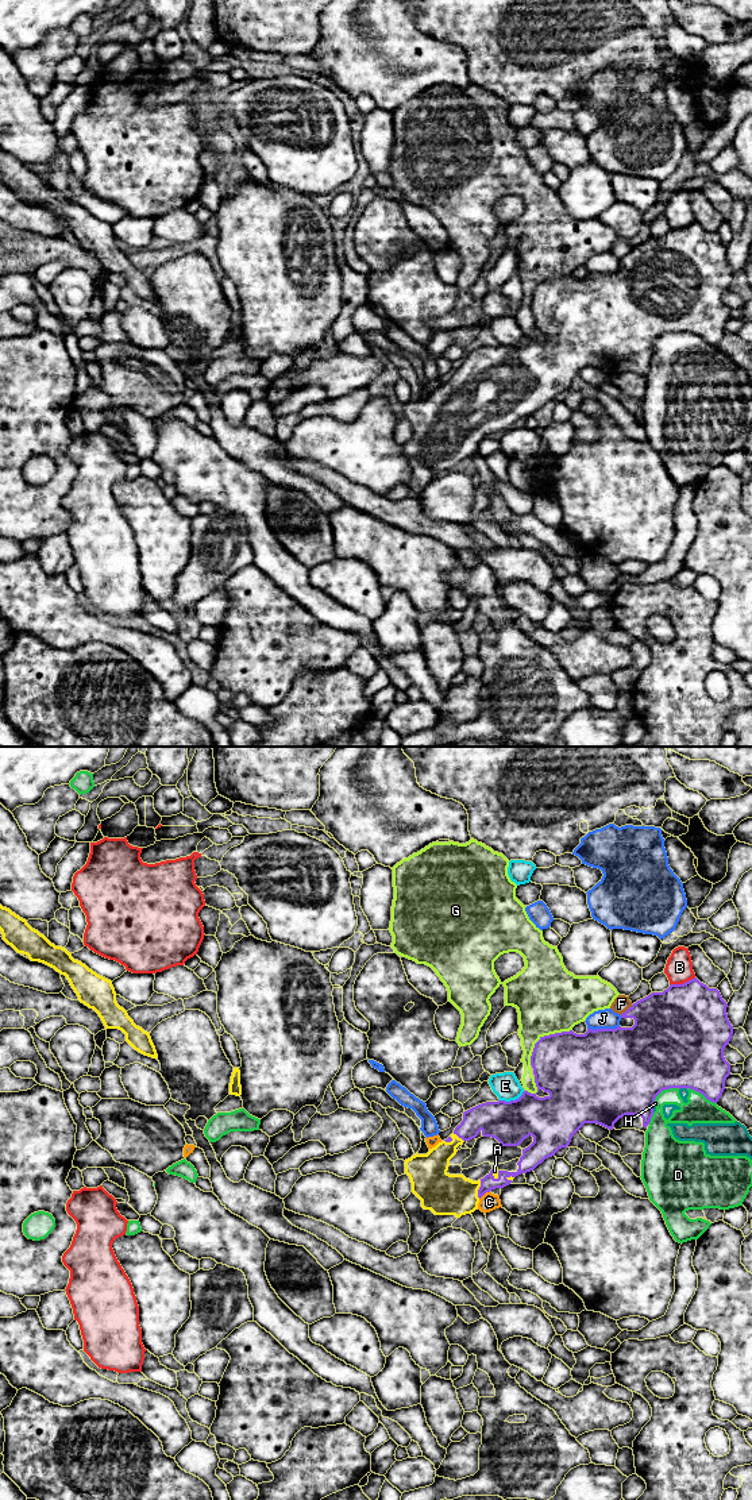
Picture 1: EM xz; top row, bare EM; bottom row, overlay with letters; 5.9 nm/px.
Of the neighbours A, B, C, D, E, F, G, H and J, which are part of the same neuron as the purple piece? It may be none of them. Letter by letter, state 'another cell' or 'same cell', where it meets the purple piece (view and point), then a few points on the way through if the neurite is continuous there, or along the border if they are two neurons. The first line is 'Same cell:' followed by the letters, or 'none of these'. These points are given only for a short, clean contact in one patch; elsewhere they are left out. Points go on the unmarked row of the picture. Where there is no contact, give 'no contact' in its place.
Same cell: A
A: same cell | xz (478, 434)
B: another cell | xz (683, 227)
C: another cell | xz (484, 438) | along xz (489, 435), (479, 443)
D: another cell | xz (701, 336)
E: another cell | xz (512, 344)
F: another cell | xz (627, 254)
G: another cell | xz (544, 280)
H: another cell | xz (652, 351)
J: another cell | xz (602, 273)

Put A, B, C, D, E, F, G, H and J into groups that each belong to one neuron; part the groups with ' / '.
A / B / C / D H / E / F / G / J

